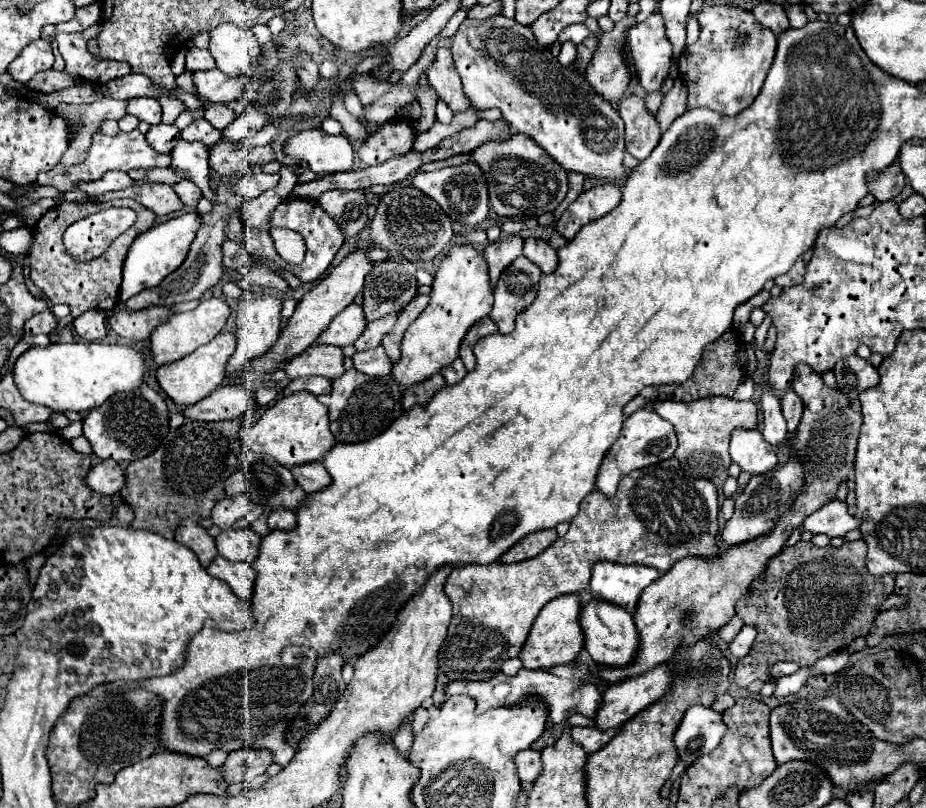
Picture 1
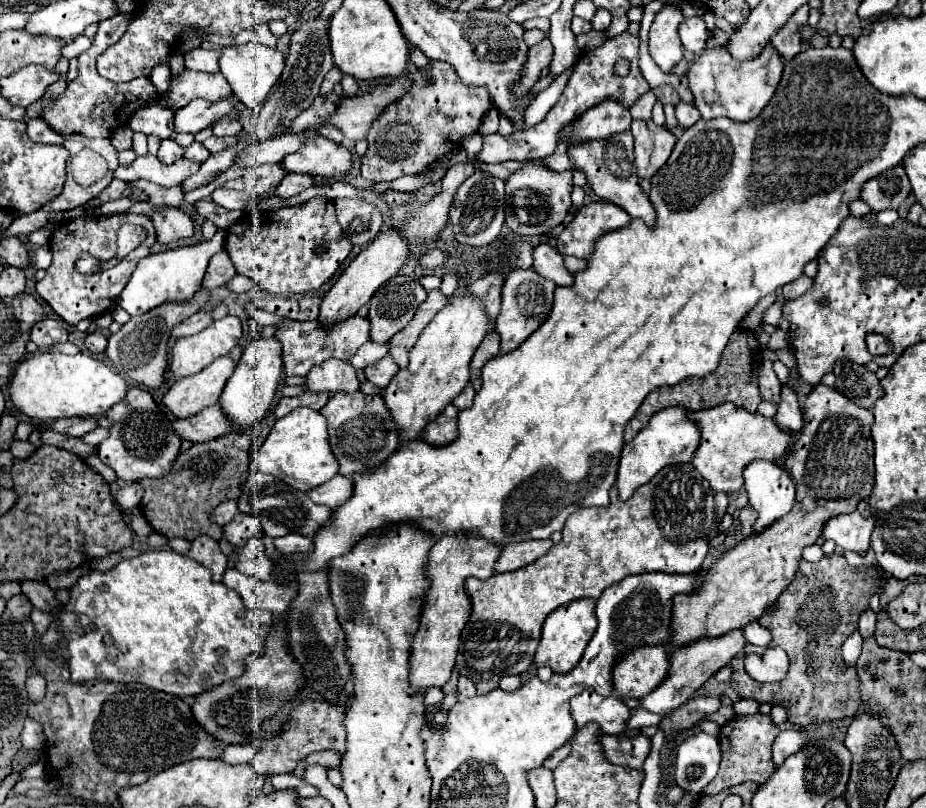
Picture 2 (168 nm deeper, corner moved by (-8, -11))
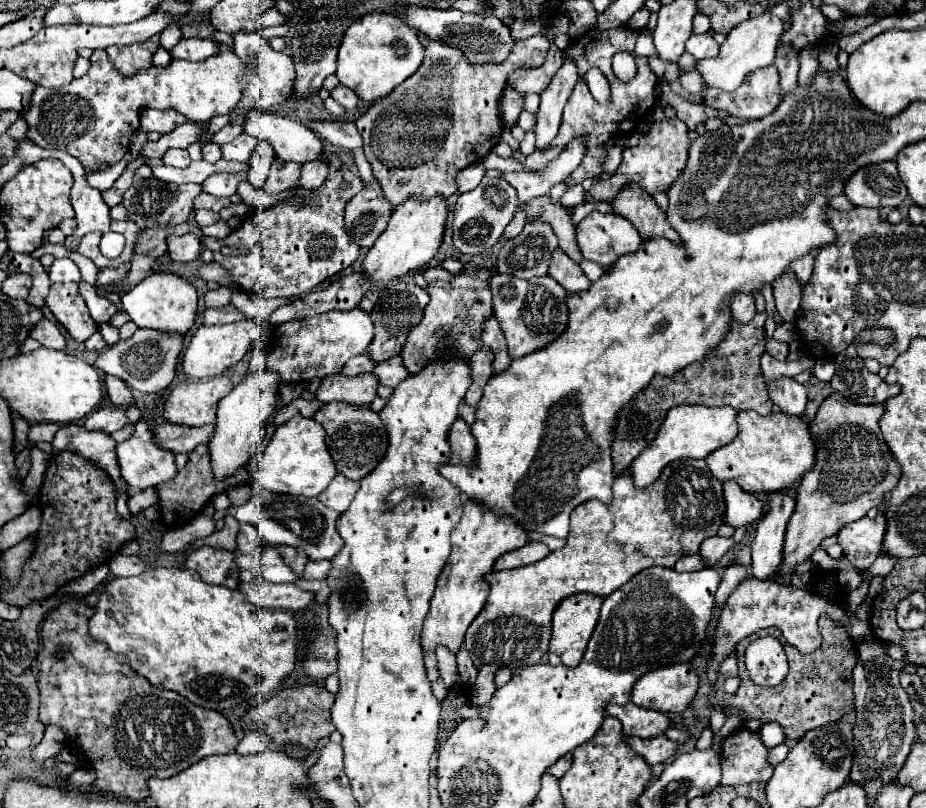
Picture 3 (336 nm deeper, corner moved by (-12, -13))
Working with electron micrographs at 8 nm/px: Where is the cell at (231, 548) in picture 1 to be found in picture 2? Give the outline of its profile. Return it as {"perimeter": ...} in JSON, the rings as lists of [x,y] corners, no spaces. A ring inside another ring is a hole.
{"perimeter":[[[260,538],[248,540],[236,558],[236,570],[258,580],[270,580],[272,568],[272,560],[266,556],[264,542]]]}

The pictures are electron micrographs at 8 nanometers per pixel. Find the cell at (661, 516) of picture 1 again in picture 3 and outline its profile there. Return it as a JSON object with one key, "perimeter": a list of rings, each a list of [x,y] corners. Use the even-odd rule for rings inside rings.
{"perimeter":[[[674,460],[670,462],[660,478],[650,484],[648,488],[636,488],[630,474],[620,474],[612,484],[612,502],[600,504],[600,500],[588,500],[576,506],[570,514],[570,532],[566,538],[564,548],[550,552],[544,560],[534,562],[532,566],[512,568],[490,572],[486,576],[490,584],[490,596],[482,612],[474,618],[466,632],[464,646],[472,654],[474,666],[478,668],[478,680],[472,692],[472,704],[482,706],[488,704],[496,686],[494,686],[494,672],[502,666],[522,668],[536,664],[544,658],[550,644],[550,630],[552,630],[552,612],[554,608],[570,594],[590,592],[596,596],[608,596],[626,584],[634,574],[644,568],[652,566],[668,566],[672,568],[678,558],[696,554],[702,540],[714,536],[724,522],[724,496],[722,496],[722,482],[712,478],[712,472],[706,466],[706,460]]]}

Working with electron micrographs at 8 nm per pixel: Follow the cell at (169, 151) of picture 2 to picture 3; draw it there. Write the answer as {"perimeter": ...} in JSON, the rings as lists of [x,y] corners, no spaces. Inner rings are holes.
{"perimeter":[[[168,150],[166,156],[162,158],[164,164],[174,166],[174,168],[186,168],[192,160],[188,156],[188,150]]]}

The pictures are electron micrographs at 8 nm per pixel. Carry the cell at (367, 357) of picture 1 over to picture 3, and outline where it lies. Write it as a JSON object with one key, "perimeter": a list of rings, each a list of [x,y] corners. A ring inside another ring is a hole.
{"perimeter":[[[400,356],[384,360],[384,362],[378,362],[376,368],[374,368],[374,374],[378,376],[380,384],[390,386],[390,388],[396,388],[404,378],[410,376],[408,370],[404,368],[404,362],[402,362]]]}

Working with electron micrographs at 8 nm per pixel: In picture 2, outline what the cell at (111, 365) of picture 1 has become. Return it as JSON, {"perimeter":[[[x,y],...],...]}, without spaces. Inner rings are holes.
{"perimeter":[[[44,352],[26,358],[16,368],[10,382],[10,396],[14,406],[30,418],[86,418],[106,414],[116,402],[124,400],[130,386],[132,384],[124,376],[120,376],[120,372],[88,354],[68,356],[60,352]]]}

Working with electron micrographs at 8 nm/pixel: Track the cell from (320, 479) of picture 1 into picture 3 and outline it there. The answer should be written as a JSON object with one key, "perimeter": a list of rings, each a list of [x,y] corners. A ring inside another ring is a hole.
{"perimeter":[[[336,474],[334,480],[330,482],[330,486],[324,490],[324,494],[320,494],[320,502],[336,512],[344,512],[348,510],[350,502],[354,500],[354,494],[358,492],[360,484],[358,482],[352,482],[348,478],[344,478],[342,474]]]}

